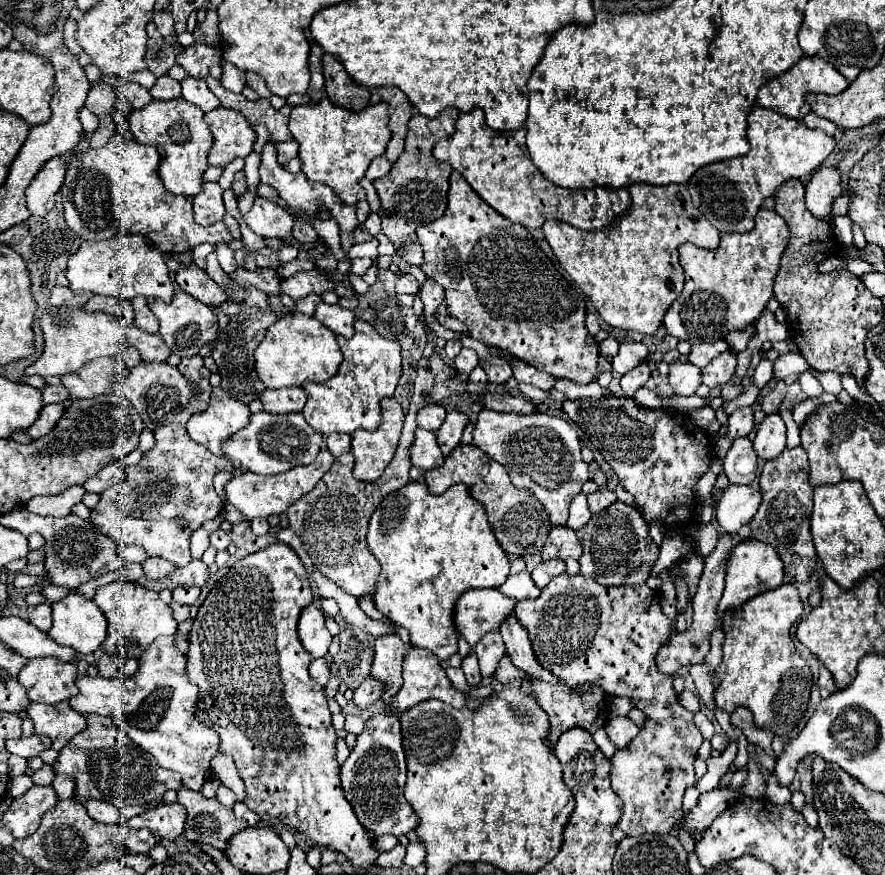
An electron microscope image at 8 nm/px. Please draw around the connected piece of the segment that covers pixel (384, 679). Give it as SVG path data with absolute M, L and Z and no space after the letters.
M395 633L375 639L375 661L373 661L371 677L387 687L381 699L385 707L389 707L395 701L395 693L403 685L401 665L403 665L403 657L407 657L411 647L413 647L411 643L403 643Z

